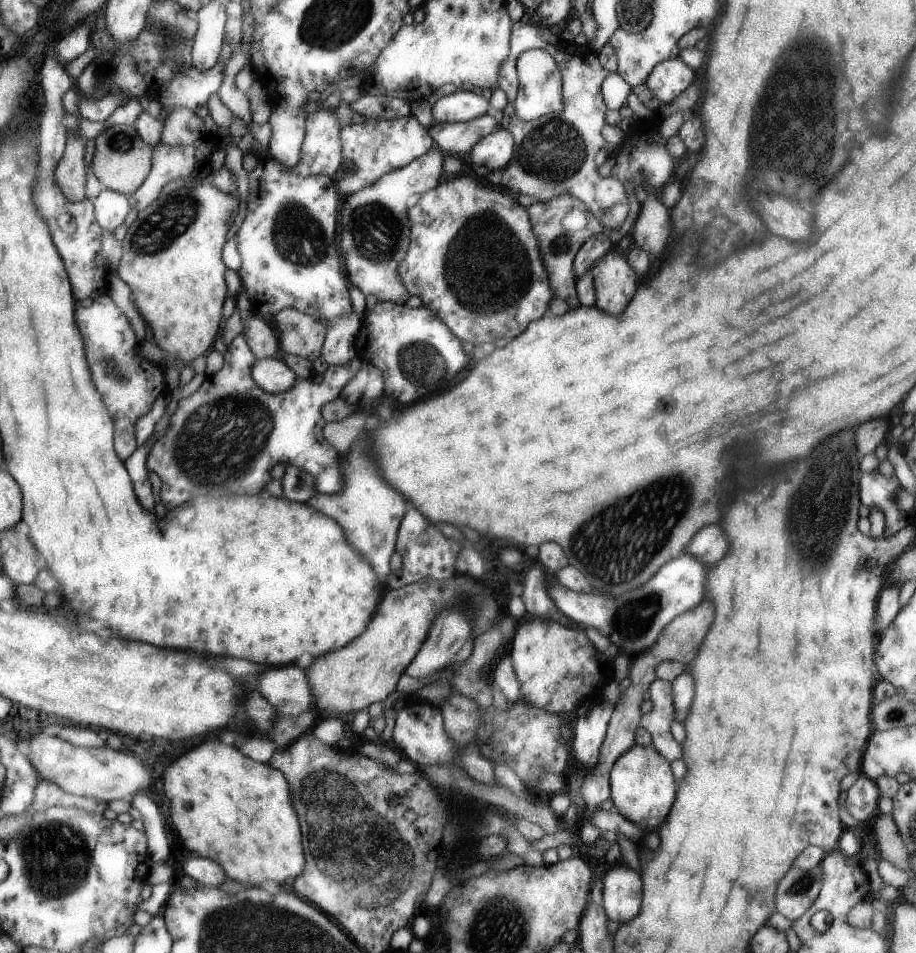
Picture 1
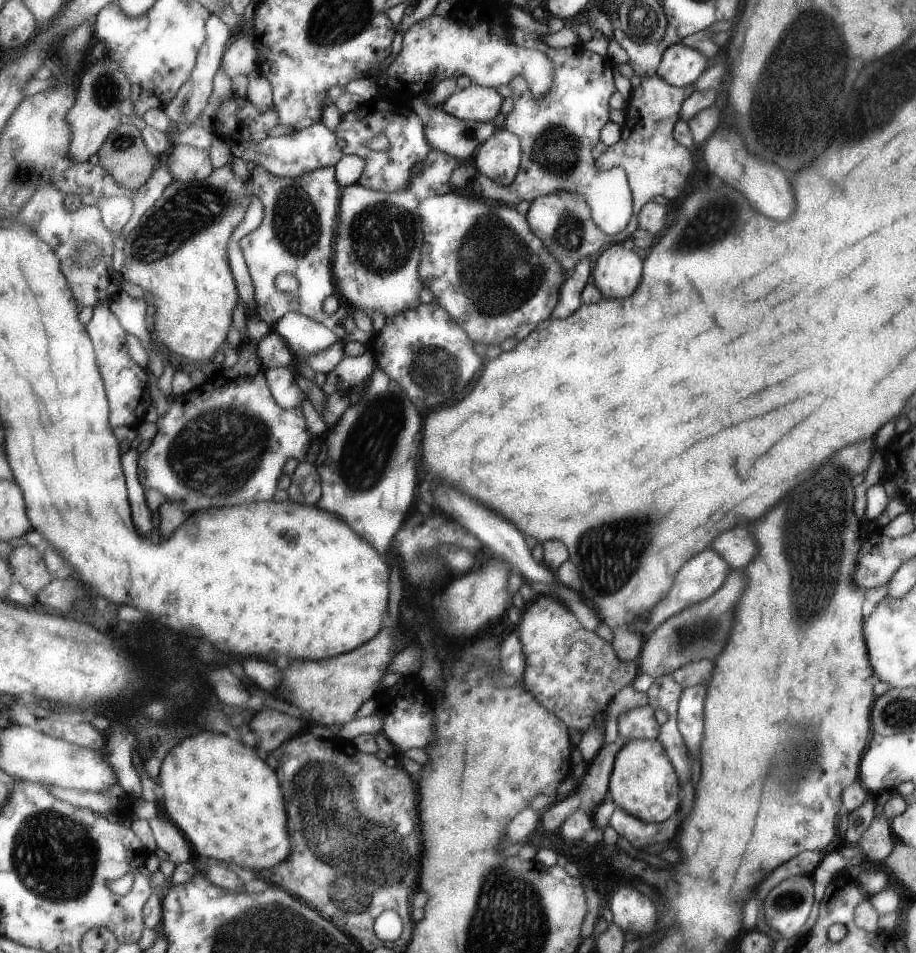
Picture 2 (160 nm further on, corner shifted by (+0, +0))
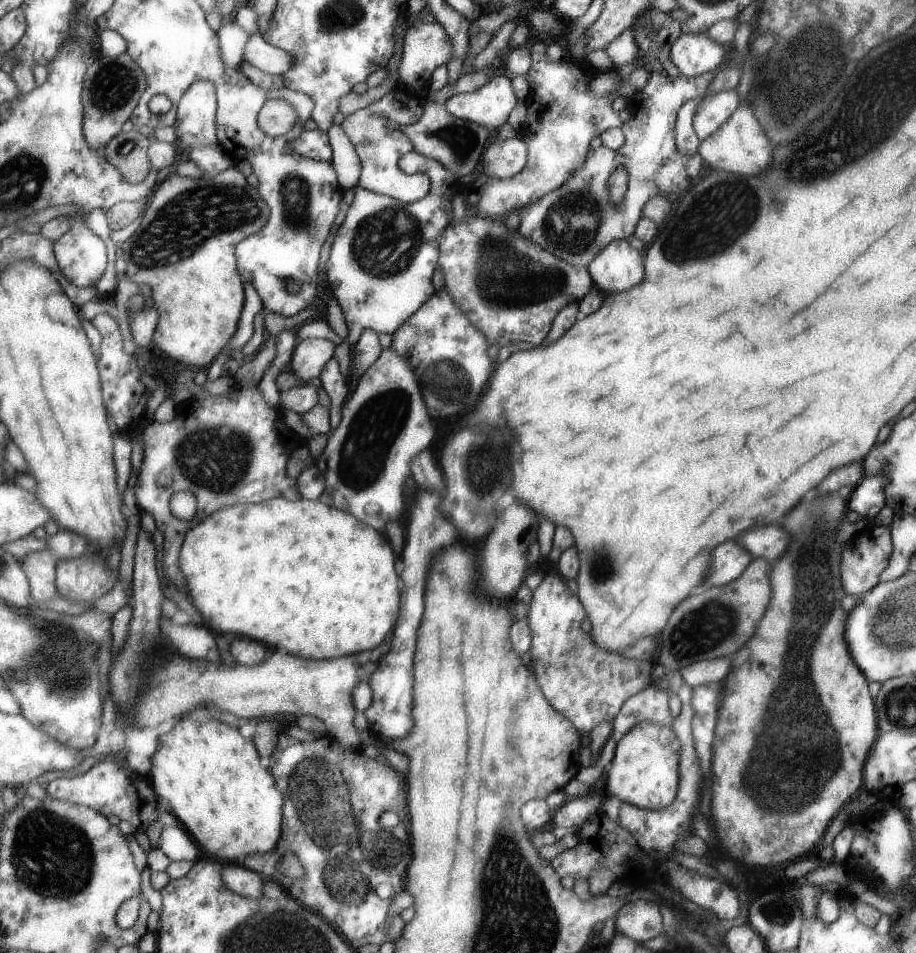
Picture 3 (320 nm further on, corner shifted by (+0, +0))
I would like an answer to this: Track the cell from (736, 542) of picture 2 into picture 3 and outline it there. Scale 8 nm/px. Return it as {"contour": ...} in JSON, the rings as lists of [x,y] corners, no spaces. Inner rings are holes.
{"contour":[[[765,526],[761,530],[749,530],[749,534],[741,534],[741,538],[735,538],[735,542],[747,549],[752,558],[777,560],[779,554],[785,552],[789,536],[779,526]]]}

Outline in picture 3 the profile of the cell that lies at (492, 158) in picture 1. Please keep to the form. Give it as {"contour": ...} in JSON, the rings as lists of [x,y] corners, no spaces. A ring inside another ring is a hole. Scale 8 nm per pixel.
{"contour":[[[517,137],[490,142],[484,150],[482,172],[491,178],[504,179],[519,173],[527,164],[527,144]]]}

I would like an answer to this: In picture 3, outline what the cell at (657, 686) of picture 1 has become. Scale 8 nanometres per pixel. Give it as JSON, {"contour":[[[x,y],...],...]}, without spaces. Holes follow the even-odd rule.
{"contour":[[[667,671],[663,676],[671,683],[671,689],[666,689],[668,696],[671,694],[671,690],[677,693],[677,696],[681,702],[680,711],[677,716],[673,717],[669,726],[674,730],[678,741],[680,742],[680,752],[678,754],[679,762],[679,785],[676,792],[677,796],[661,810],[647,810],[640,809],[631,806],[627,803],[621,803],[618,808],[618,817],[616,818],[617,825],[623,827],[626,831],[629,831],[635,836],[637,844],[641,850],[645,852],[651,852],[651,850],[659,852],[671,852],[675,854],[673,850],[673,844],[685,836],[689,832],[689,822],[691,822],[691,812],[695,810],[697,806],[697,800],[699,800],[699,790],[701,790],[701,768],[699,768],[699,760],[697,760],[697,753],[693,746],[691,721],[694,716],[692,694],[693,688],[691,685],[683,682],[682,676],[679,671]]]}

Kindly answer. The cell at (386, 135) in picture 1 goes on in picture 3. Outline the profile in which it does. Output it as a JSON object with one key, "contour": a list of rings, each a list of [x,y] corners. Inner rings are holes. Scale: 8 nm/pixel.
{"contour":[[[401,81],[399,87],[387,92],[381,100],[345,116],[342,127],[351,137],[363,163],[359,186],[406,203],[422,199],[431,190],[432,180],[425,173],[410,175],[401,167],[402,156],[414,150],[413,142],[402,131],[402,128],[404,125],[412,125],[419,121],[424,110],[425,100],[409,96],[406,92],[406,85]]]}

